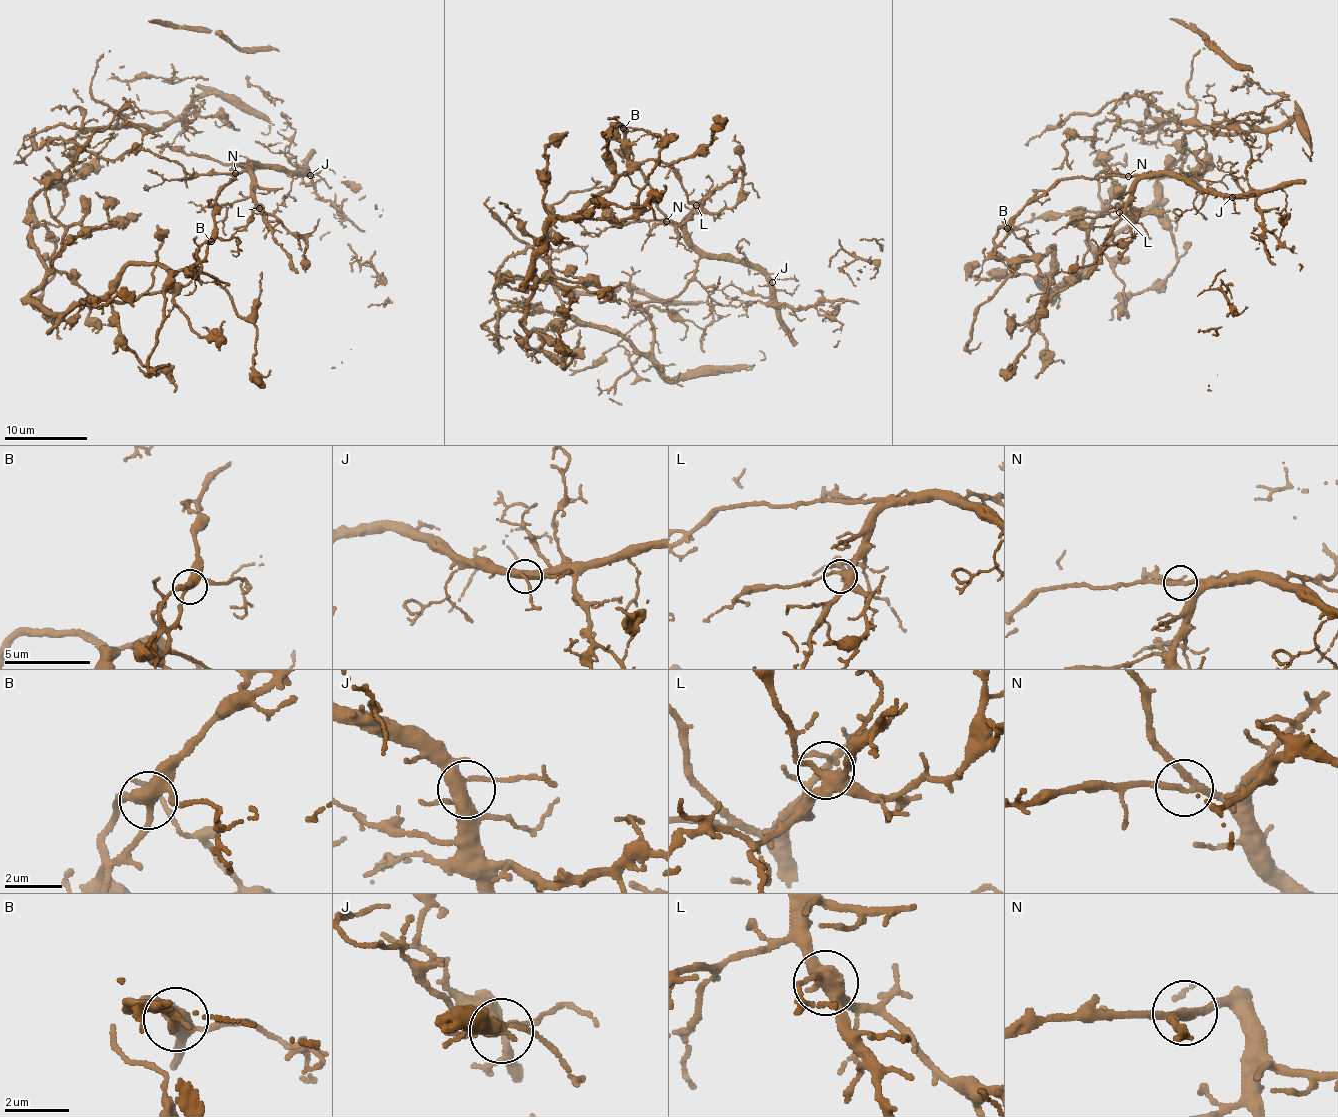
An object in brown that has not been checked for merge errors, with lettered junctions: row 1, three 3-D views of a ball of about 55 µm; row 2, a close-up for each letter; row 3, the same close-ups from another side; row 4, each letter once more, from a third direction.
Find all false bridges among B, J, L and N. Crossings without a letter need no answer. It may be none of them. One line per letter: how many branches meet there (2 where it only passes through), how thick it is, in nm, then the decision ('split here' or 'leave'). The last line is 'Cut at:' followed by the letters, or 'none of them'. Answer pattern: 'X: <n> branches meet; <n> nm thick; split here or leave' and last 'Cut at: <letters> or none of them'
B: 4 branches meet; 380 nm thick; split here
J: 4 branches meet; 400 nm thick; leave
L: 4 branches meet; 400 nm thick; leave
N: 3 branches meet; 220 nm thick; leave
Cut at: B

